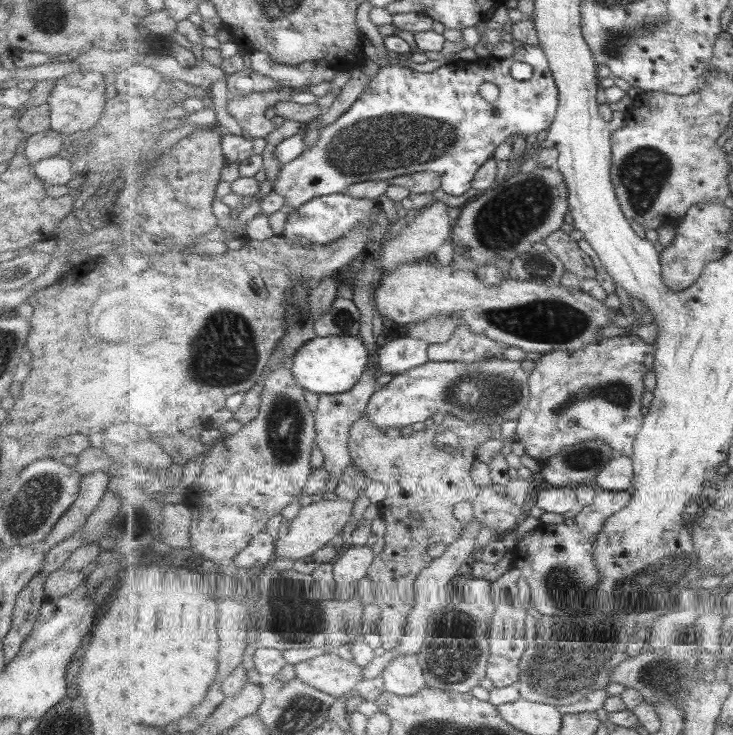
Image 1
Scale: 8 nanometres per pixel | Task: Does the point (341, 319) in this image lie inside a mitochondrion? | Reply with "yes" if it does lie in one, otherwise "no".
yes

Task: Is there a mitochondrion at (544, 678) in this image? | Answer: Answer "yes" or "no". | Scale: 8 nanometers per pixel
yes

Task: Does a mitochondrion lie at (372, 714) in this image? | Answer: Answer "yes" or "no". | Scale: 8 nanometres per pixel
no

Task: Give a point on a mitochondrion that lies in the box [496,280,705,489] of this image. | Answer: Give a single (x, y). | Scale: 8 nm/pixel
(619, 393)

